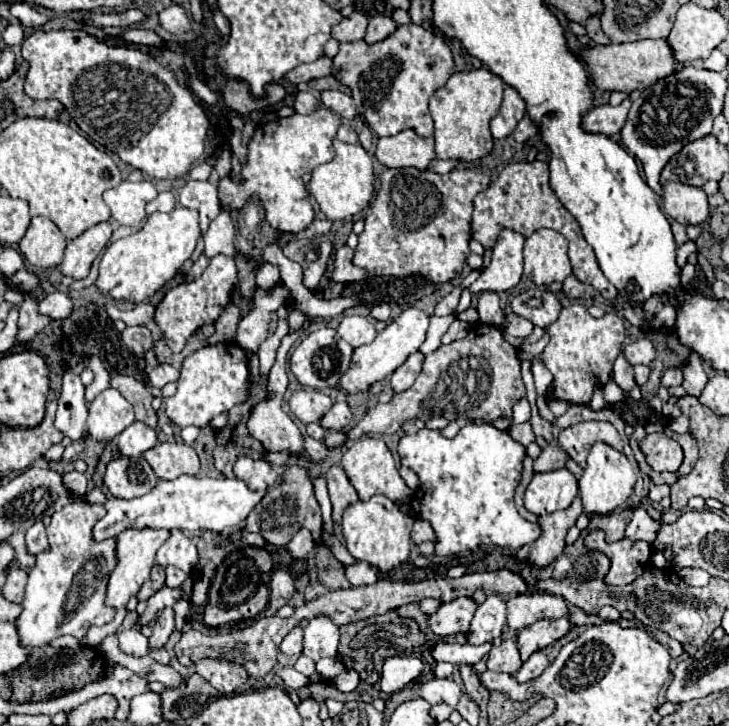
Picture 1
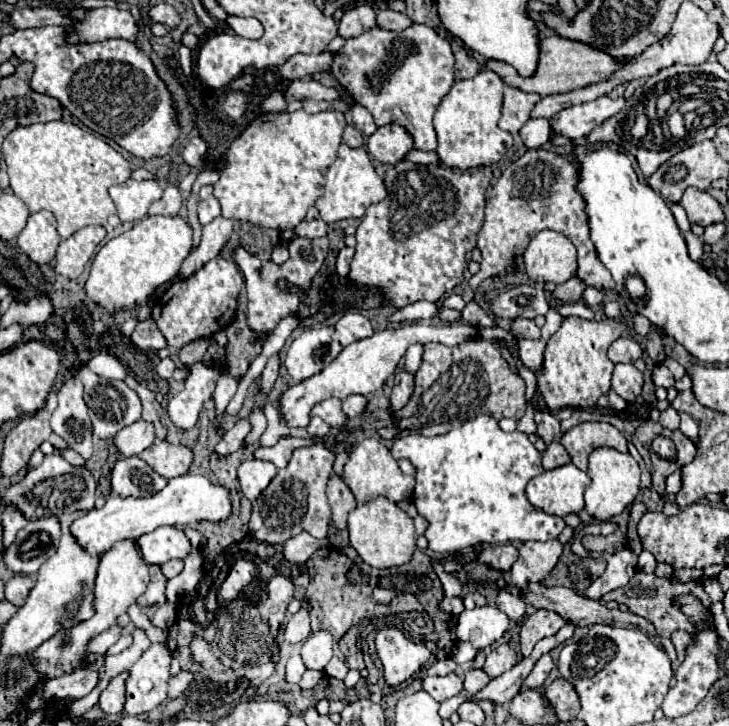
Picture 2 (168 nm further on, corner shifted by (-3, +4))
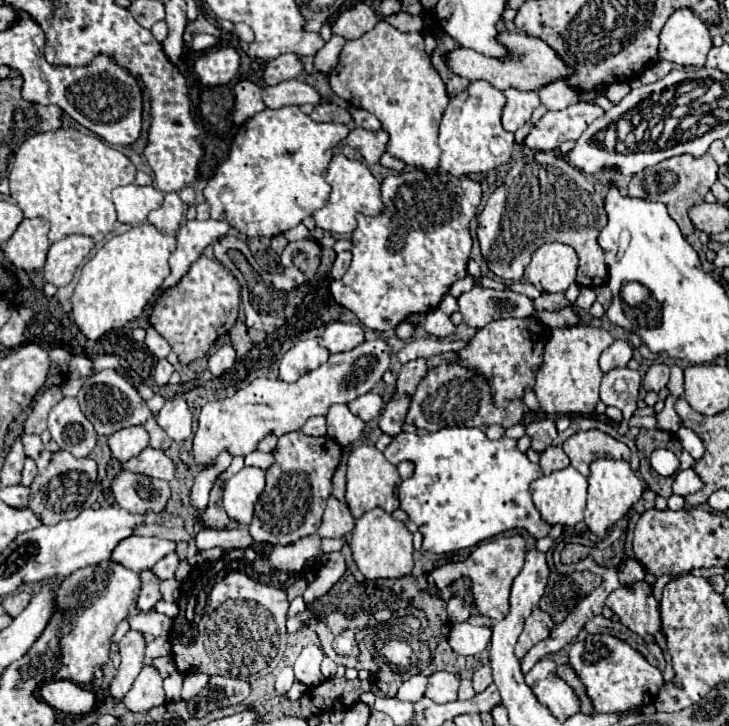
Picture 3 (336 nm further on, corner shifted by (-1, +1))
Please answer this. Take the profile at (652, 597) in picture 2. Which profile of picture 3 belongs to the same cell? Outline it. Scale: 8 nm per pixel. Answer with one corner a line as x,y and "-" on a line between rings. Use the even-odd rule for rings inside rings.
645,581
615,589
605,605
619,617
621,625
643,637
647,643
653,643
653,635
661,631
659,603

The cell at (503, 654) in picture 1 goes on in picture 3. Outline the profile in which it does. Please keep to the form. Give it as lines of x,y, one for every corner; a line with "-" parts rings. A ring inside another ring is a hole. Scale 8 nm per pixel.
481,667
481,669
477,669
475,673
473,673
473,689
475,689
475,693
481,693
481,691
485,691
491,683
493,683
493,675
491,675
491,667

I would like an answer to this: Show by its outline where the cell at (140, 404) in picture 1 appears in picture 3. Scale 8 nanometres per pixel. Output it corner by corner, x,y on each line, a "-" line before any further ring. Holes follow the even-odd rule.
155,417
147,419
147,423
145,423
143,427
147,429
147,433
149,433
149,437
151,437
151,441
149,441
151,447
155,447
155,449
163,449
163,451
171,447
171,439
169,439
167,433
157,425

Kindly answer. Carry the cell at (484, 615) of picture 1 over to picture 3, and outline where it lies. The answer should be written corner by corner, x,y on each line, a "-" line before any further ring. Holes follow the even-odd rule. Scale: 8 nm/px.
457,623
451,627
451,633
447,637
451,649
463,657
479,655
491,639
489,627
473,627
471,623

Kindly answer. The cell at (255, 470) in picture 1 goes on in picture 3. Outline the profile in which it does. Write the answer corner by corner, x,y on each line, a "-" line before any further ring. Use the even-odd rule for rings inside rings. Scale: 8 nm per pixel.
243,467
233,475
223,489
223,509
229,519
239,525
249,525
253,507
265,487
265,471
259,467

